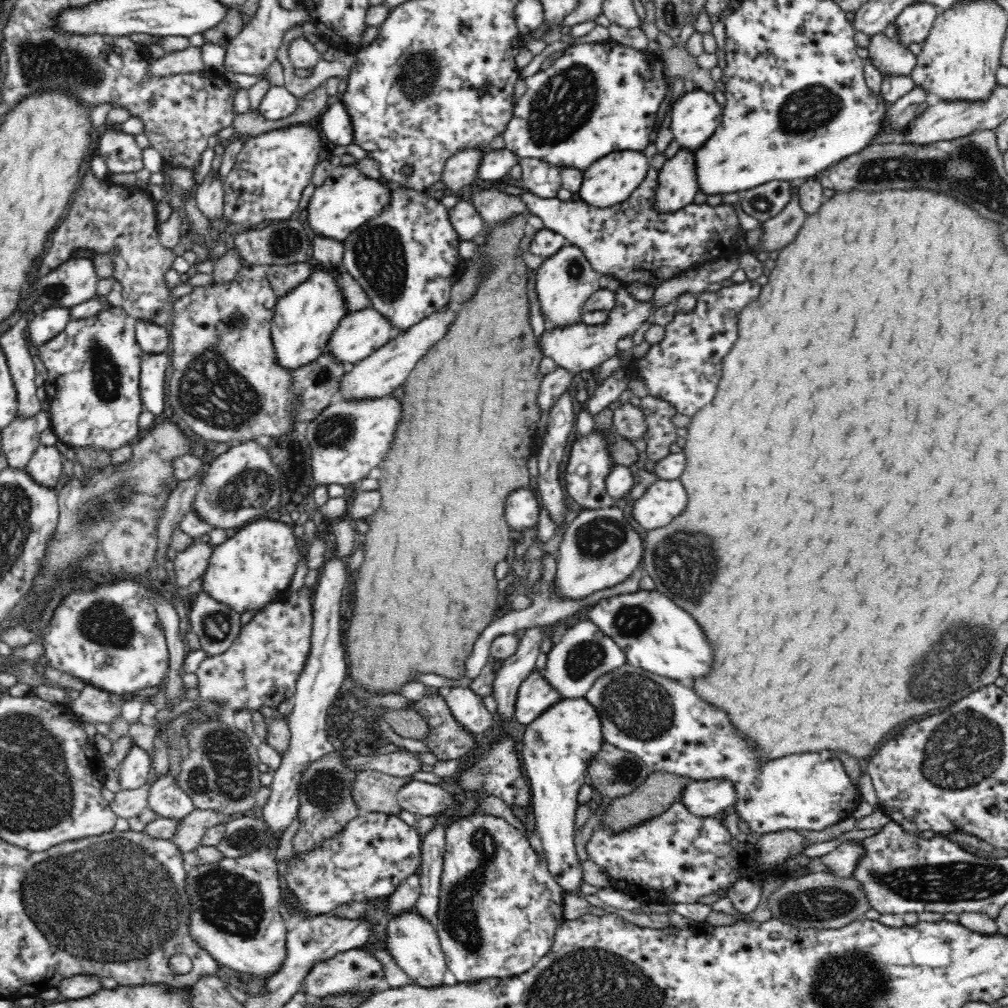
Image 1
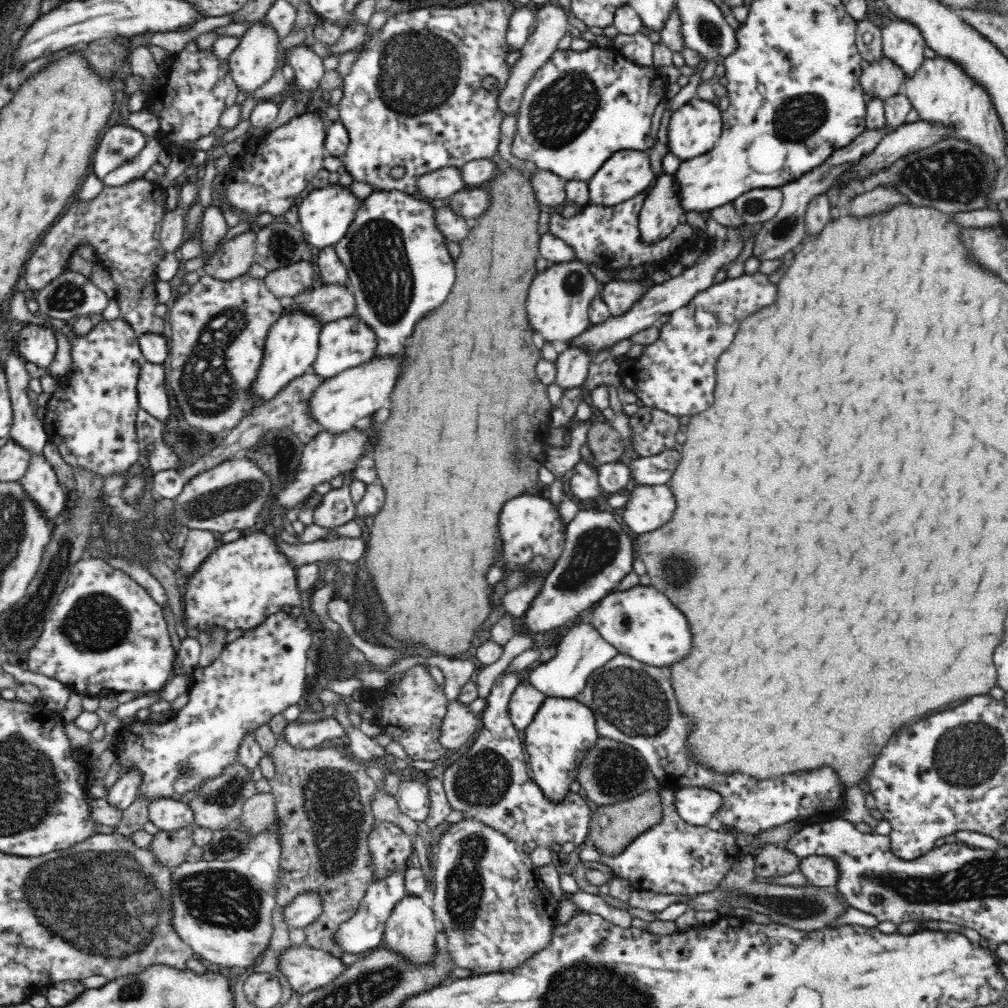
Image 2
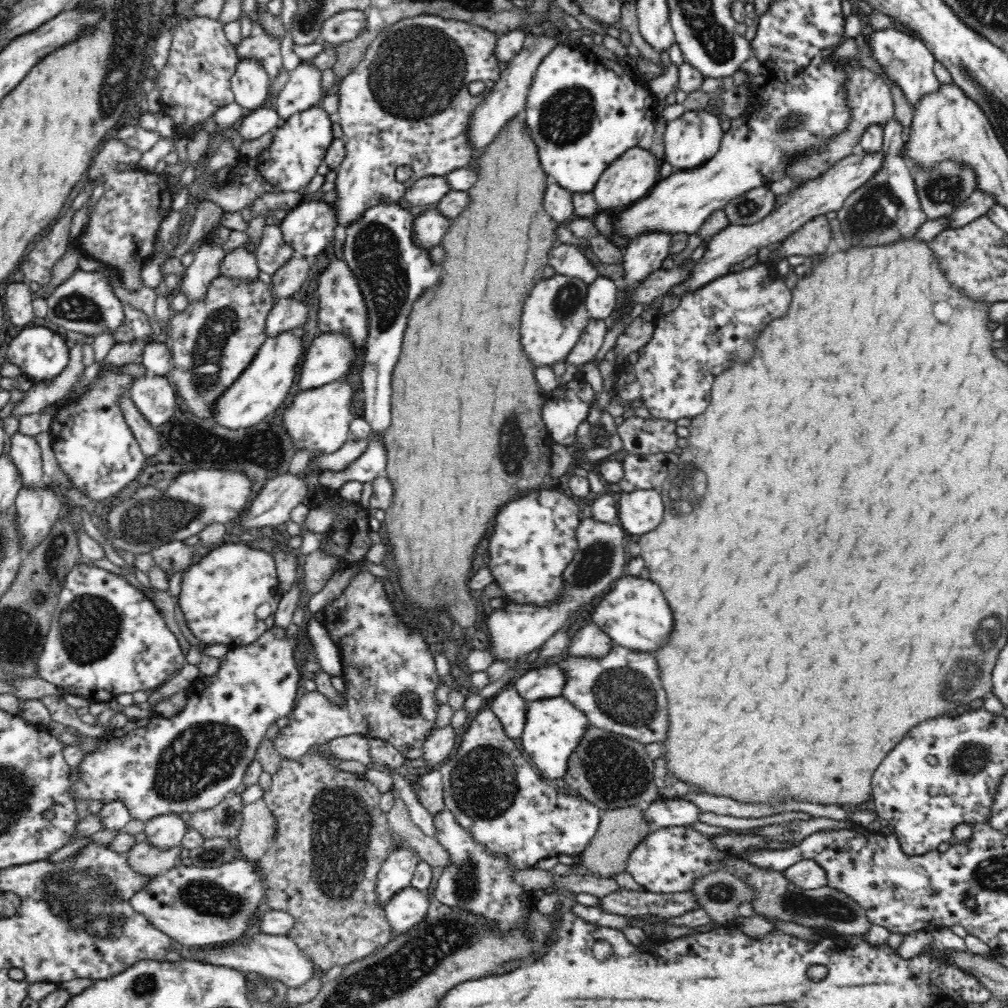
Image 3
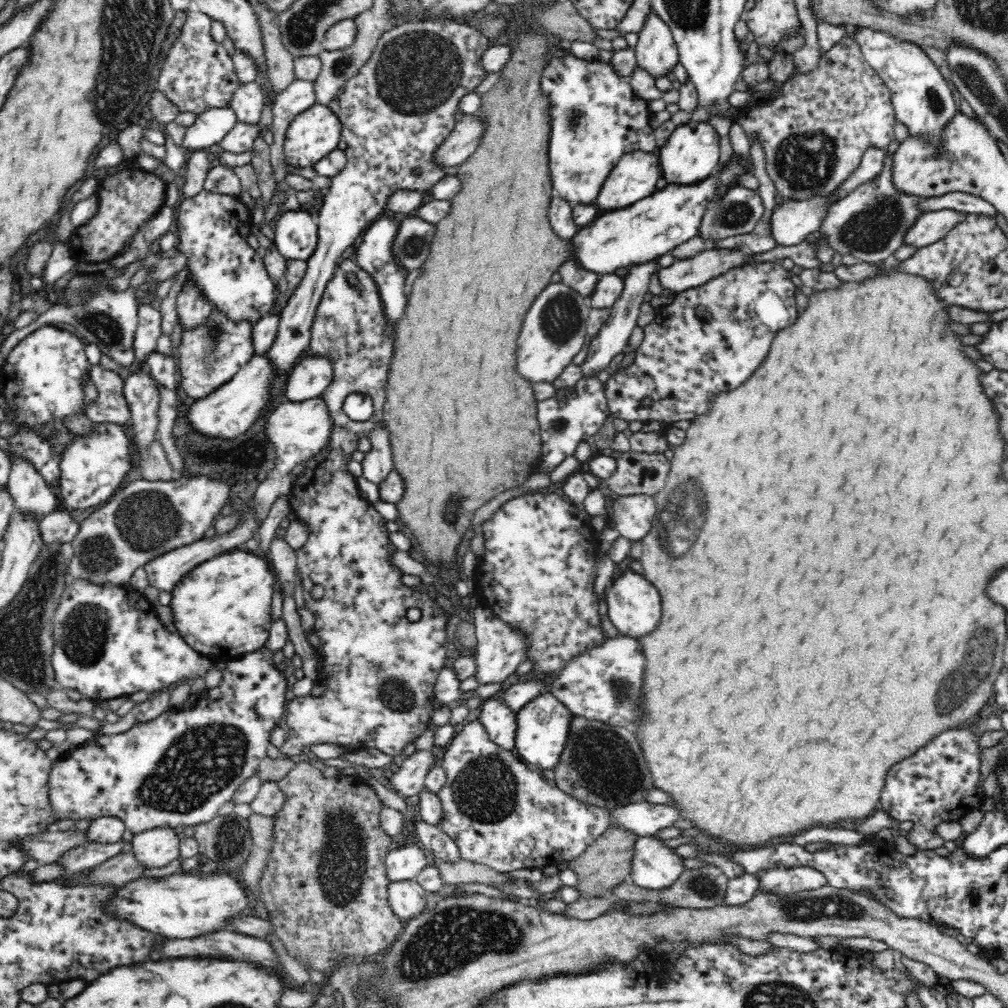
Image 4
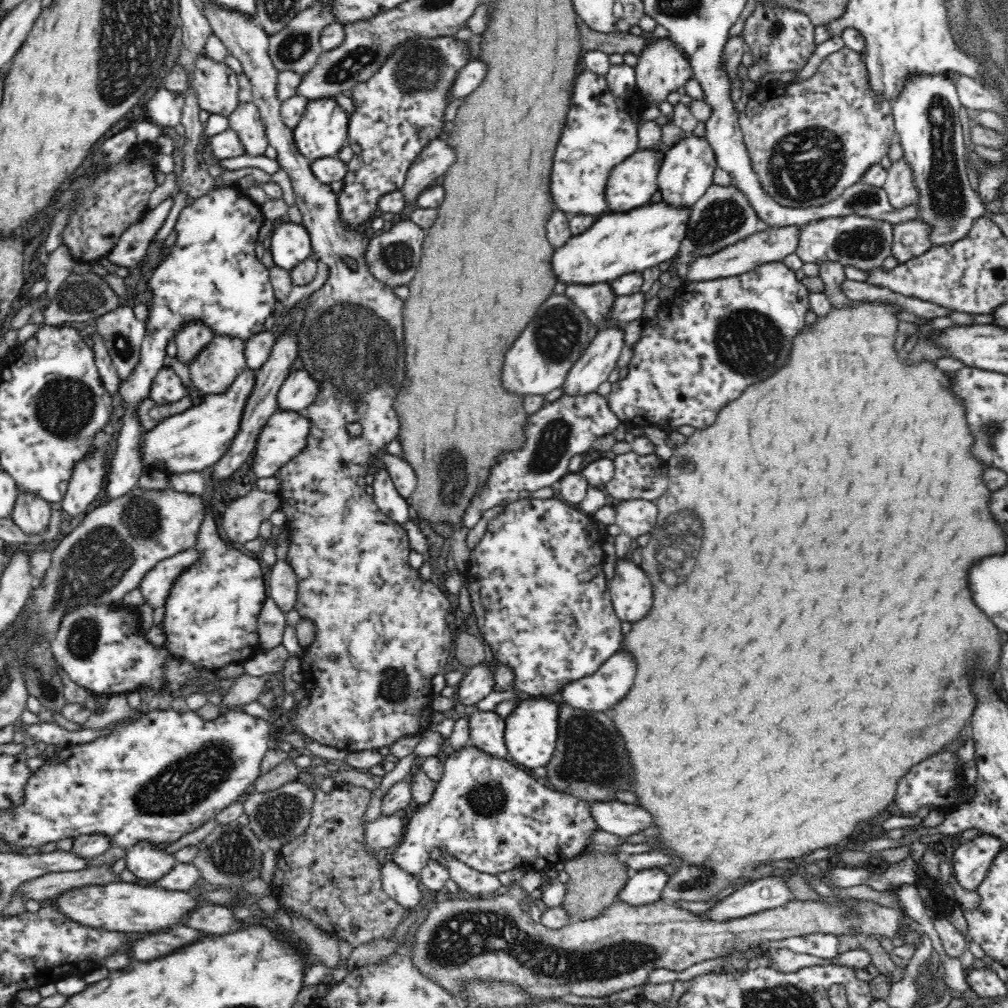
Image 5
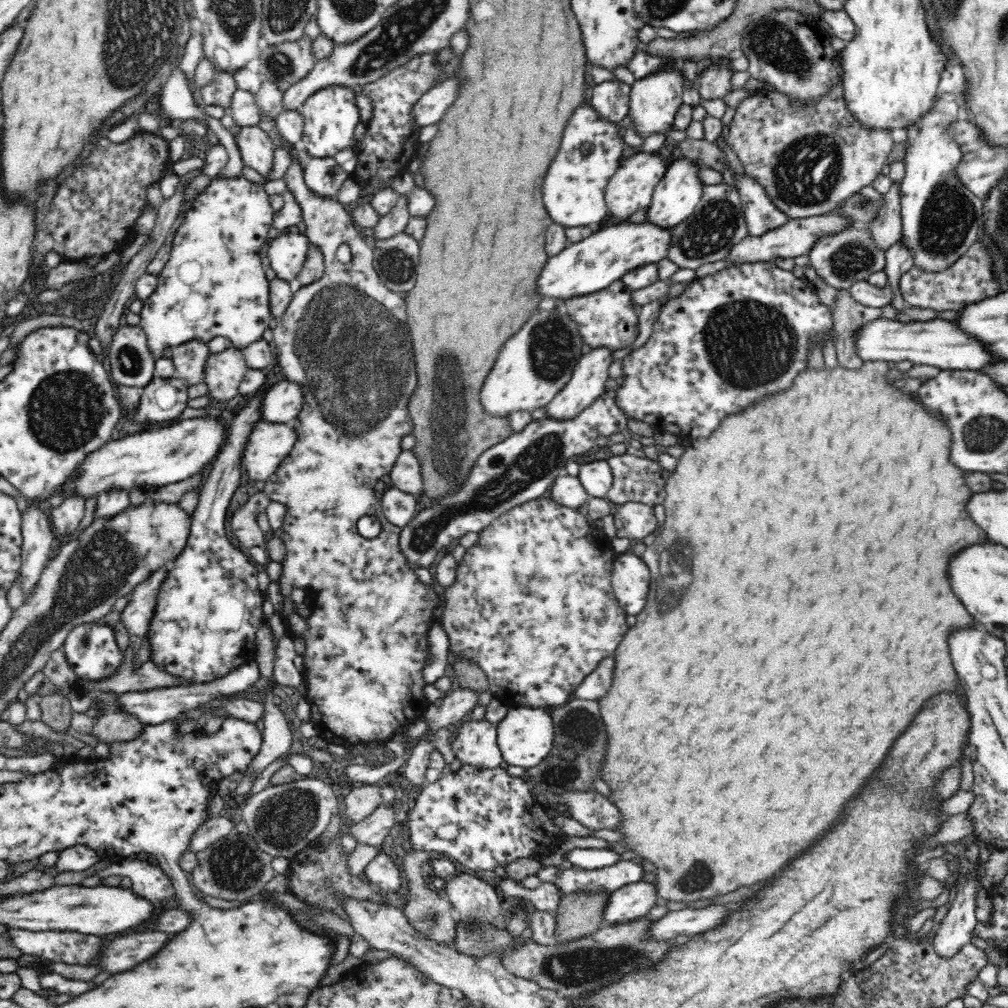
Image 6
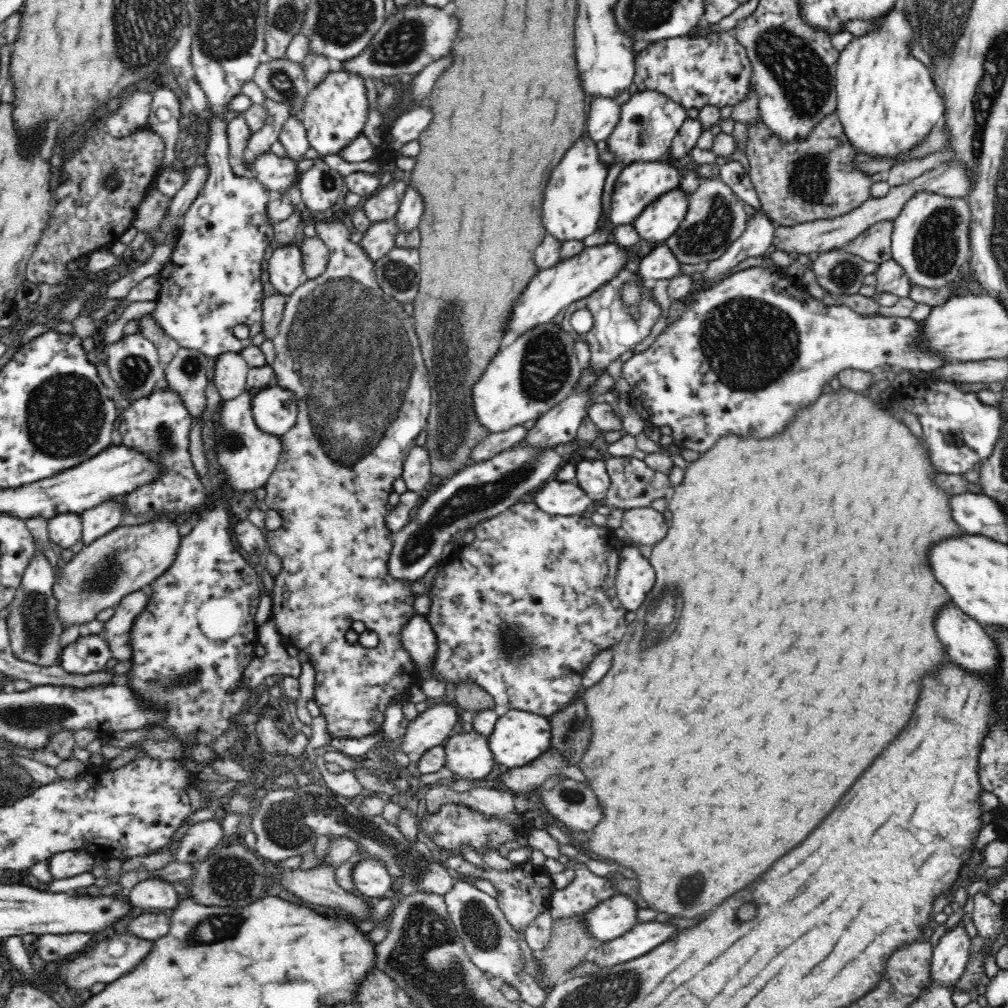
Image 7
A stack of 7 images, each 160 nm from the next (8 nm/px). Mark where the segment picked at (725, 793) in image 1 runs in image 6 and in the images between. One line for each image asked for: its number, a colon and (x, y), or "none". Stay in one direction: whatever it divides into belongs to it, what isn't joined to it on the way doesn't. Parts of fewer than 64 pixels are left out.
2: (695, 805)
3: (665, 812)
4: (641, 818)
5: (613, 817)
6: (589, 808)

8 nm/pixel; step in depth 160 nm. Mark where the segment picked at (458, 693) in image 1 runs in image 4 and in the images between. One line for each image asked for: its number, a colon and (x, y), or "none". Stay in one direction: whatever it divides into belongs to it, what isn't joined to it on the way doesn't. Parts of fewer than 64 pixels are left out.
2: (458, 724)
3: (440, 742)
4: (407, 779)

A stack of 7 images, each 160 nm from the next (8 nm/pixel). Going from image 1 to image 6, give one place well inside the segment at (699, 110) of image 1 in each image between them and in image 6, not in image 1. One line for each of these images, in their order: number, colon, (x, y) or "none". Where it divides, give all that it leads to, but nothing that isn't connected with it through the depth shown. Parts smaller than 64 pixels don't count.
2: (694, 129)
3: (691, 140)
4: (689, 157)
5: (686, 173)
6: (675, 198)

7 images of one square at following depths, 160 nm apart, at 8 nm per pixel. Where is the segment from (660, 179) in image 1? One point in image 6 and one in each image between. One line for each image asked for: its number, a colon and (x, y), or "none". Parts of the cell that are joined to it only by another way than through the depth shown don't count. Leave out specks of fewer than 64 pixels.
2: (660, 211)
3: (644, 255)
4: (611, 340)
5: (600, 357)
6: (586, 384)

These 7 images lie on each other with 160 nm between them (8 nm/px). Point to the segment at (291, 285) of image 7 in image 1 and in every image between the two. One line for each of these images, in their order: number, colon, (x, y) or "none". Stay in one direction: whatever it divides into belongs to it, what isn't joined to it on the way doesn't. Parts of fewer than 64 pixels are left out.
1: (349, 198)
2: (325, 215)
3: (308, 228)
4: (295, 232)
5: (290, 243)
6: (287, 251)

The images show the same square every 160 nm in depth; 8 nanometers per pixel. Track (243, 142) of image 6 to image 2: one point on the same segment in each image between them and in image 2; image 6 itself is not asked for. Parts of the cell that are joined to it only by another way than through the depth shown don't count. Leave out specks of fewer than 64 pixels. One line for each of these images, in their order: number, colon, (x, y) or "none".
2: (252, 64)
3: (250, 85)
4: (248, 101)
5: (246, 121)

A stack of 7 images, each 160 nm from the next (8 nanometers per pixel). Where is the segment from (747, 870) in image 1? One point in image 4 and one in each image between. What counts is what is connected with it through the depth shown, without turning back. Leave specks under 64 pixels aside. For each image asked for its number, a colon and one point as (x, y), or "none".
2: (673, 857)
3: (668, 860)
4: (655, 866)

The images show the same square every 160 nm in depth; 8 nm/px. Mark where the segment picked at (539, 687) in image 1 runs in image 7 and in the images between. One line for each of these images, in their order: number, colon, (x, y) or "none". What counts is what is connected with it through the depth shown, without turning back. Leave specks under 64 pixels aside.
2: (525, 700)
3: (510, 709)
4: (499, 722)
5: (486, 730)
6: (475, 744)
7: (468, 755)

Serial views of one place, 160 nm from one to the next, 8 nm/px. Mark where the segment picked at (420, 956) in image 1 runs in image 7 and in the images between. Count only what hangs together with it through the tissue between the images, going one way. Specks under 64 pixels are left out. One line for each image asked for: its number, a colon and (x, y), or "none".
2: (411, 929)
3: (407, 907)
4: (407, 898)
5: (402, 886)
6: (381, 872)
7: (371, 880)

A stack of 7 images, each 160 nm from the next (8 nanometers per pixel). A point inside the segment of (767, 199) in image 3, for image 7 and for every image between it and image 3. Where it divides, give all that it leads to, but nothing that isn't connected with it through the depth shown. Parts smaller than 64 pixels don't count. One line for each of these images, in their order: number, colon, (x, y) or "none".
4: (737, 212)
5: (723, 216)
6: (717, 224)
7: (715, 217)

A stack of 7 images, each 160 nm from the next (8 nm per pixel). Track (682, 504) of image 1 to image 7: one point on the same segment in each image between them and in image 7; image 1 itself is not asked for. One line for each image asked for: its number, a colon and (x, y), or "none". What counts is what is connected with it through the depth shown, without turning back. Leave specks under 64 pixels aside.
2: (649, 507)
3: (640, 511)
4: (632, 515)
5: (636, 517)
6: (639, 521)
7: (645, 526)

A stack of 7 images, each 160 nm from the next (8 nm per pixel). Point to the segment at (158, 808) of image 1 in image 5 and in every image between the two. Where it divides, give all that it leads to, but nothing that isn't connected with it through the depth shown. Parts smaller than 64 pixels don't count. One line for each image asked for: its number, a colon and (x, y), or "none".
2: (167, 815)
3: (165, 832)
4: (159, 847)
5: (148, 862)

